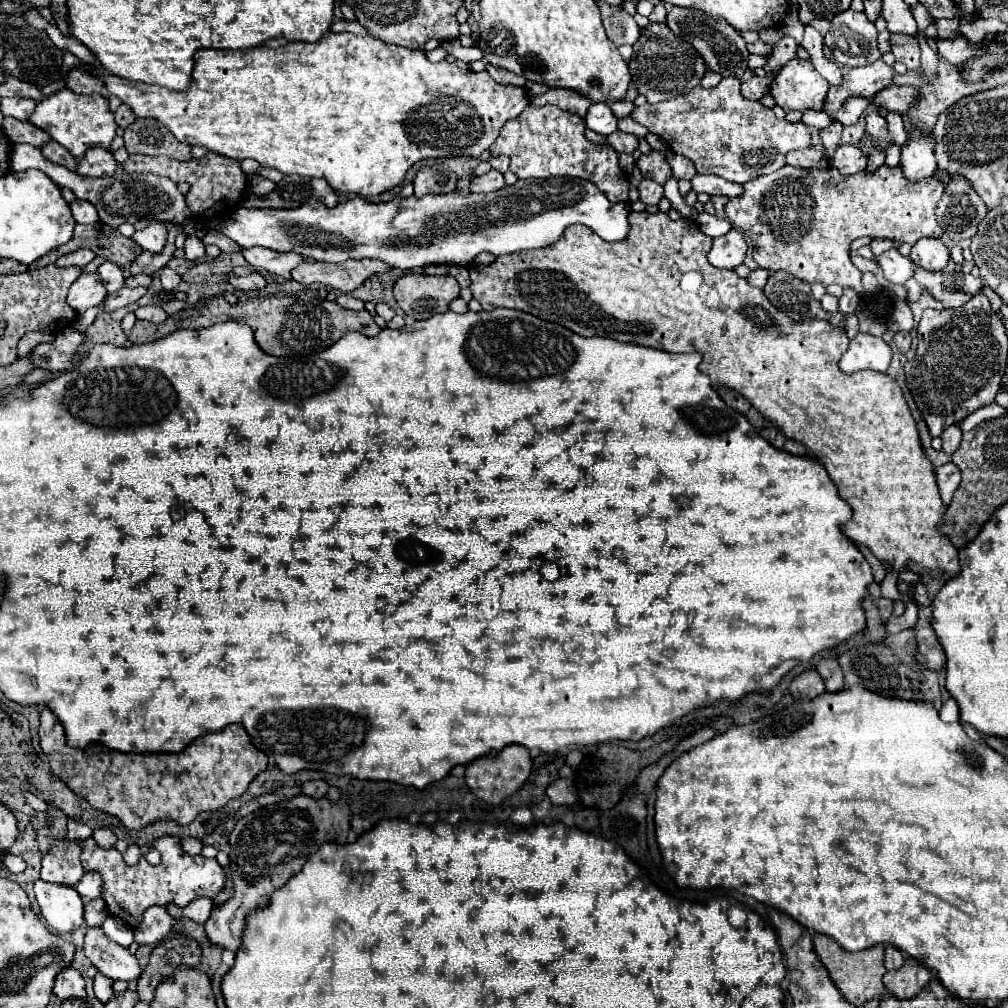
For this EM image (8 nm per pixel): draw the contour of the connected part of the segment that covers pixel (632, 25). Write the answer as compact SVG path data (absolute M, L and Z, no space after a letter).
M616 9L612 17L604 19L604 29L616 45L634 45L640 35L640 27L634 17L630 17L624 9Z

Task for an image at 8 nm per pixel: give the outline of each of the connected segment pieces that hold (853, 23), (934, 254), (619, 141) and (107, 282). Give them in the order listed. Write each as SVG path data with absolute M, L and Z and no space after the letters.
M842 11L834 15L824 45L842 67L860 67L878 61L882 55L876 45L876 27L862 11Z
M920 239L912 247L910 259L922 269L942 271L950 261L950 253L948 253L948 247L940 239Z
M614 131L614 133L606 135L606 143L610 147L614 147L618 153L632 153L638 147L638 137L632 135L632 133Z
M110 261L102 263L96 273L100 275L104 287L108 289L108 295L112 295L114 291L118 291L124 285L124 273L122 273L122 269L118 265L110 263Z

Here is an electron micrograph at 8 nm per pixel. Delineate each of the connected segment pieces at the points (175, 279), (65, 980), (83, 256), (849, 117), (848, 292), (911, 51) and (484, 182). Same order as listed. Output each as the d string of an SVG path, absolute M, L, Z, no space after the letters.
M164 267L164 269L160 271L160 281L162 281L164 291L176 291L178 285L182 283L182 277L180 277L176 271L172 271L170 267Z
M64 967L60 975L54 979L54 995L58 999L70 999L70 997L86 997L84 991L84 977L74 967Z
M78 249L78 251L72 251L64 257L58 257L56 265L58 267L70 267L70 265L76 265L76 267L84 267L88 265L90 261L94 259L94 253L90 249Z
M850 97L840 109L838 113L832 115L832 119L840 121L842 125L852 125L858 121L858 117L866 111L866 107L870 105L870 101L866 97Z
M844 289L842 297L840 297L840 311L842 313L854 313L858 305L858 295L854 289Z
M892 35L890 45L892 45L892 53L894 53L896 61L904 63L910 71L918 69L918 65L920 65L920 47L918 47L916 37L912 37L912 35Z
M492 169L490 173L486 173L482 177L474 177L470 181L472 193L492 193L492 191L498 191L500 187L504 187L504 175L498 173L496 169Z

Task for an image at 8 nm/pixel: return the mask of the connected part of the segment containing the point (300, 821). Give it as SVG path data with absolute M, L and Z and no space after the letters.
M304 793L238 819L228 841L230 863L226 873L232 879L232 897L212 909L212 915L206 921L208 939L224 949L238 951L246 925L246 915L250 911L266 907L270 895L278 887L282 887L292 875L296 875L324 843L346 843L348 831L350 805L346 801L334 803L328 797L314 799Z

